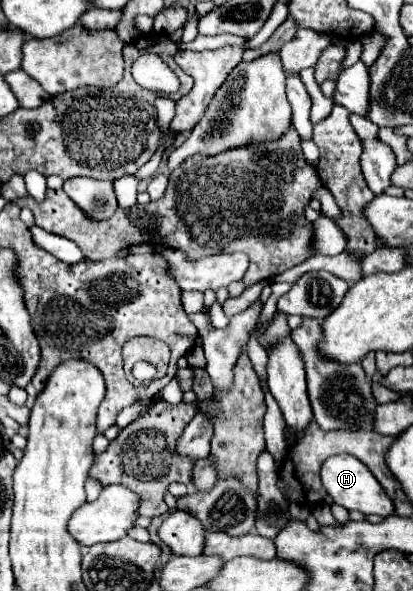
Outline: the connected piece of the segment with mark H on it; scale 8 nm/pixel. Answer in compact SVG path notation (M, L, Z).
M341 453L341 455L333 455L333 457L325 459L319 475L321 475L321 483L323 483L325 491L333 497L333 501L337 505L345 507L347 511L361 511L365 515L377 513L377 515L383 515L383 517L393 513L393 503L391 503L391 499L387 499L387 493L383 491L383 487L379 487L379 481L353 455Z

